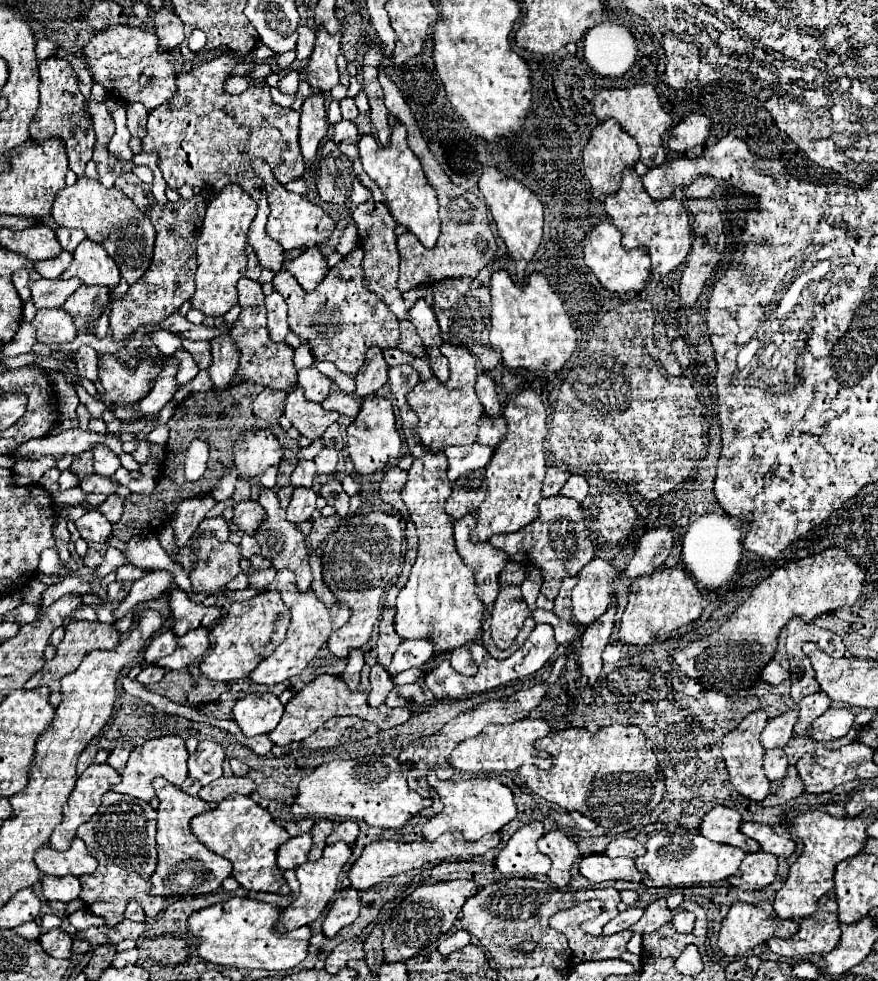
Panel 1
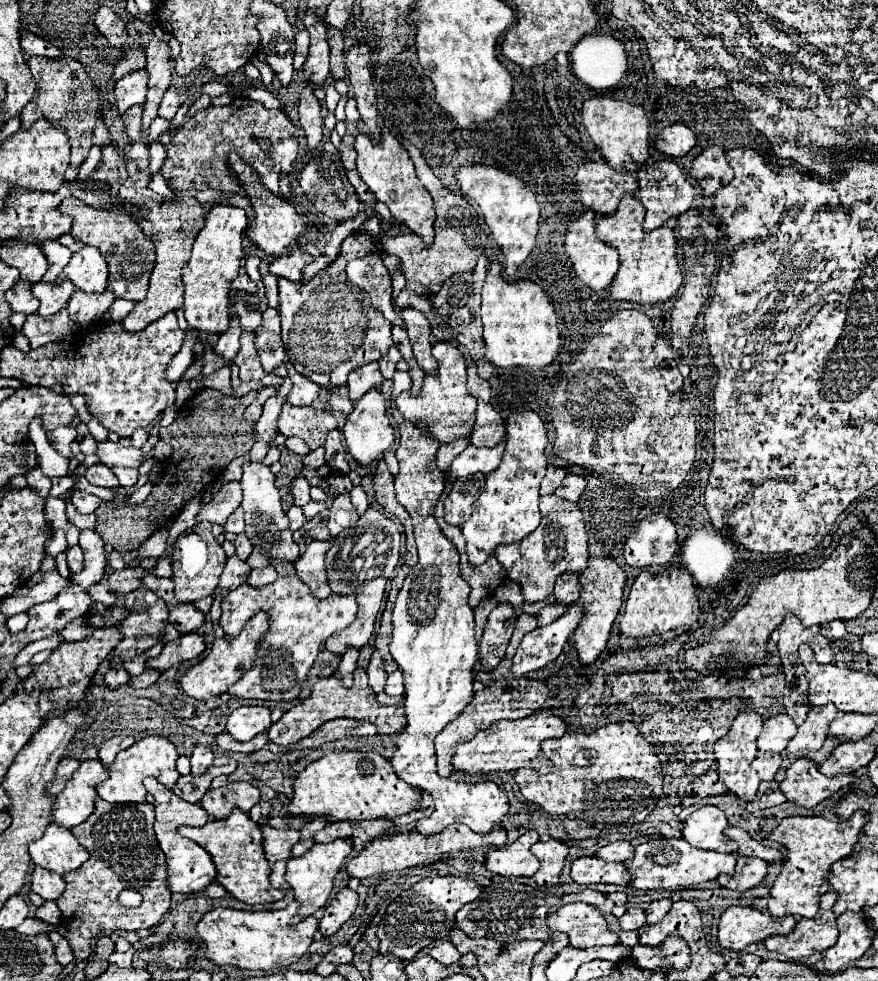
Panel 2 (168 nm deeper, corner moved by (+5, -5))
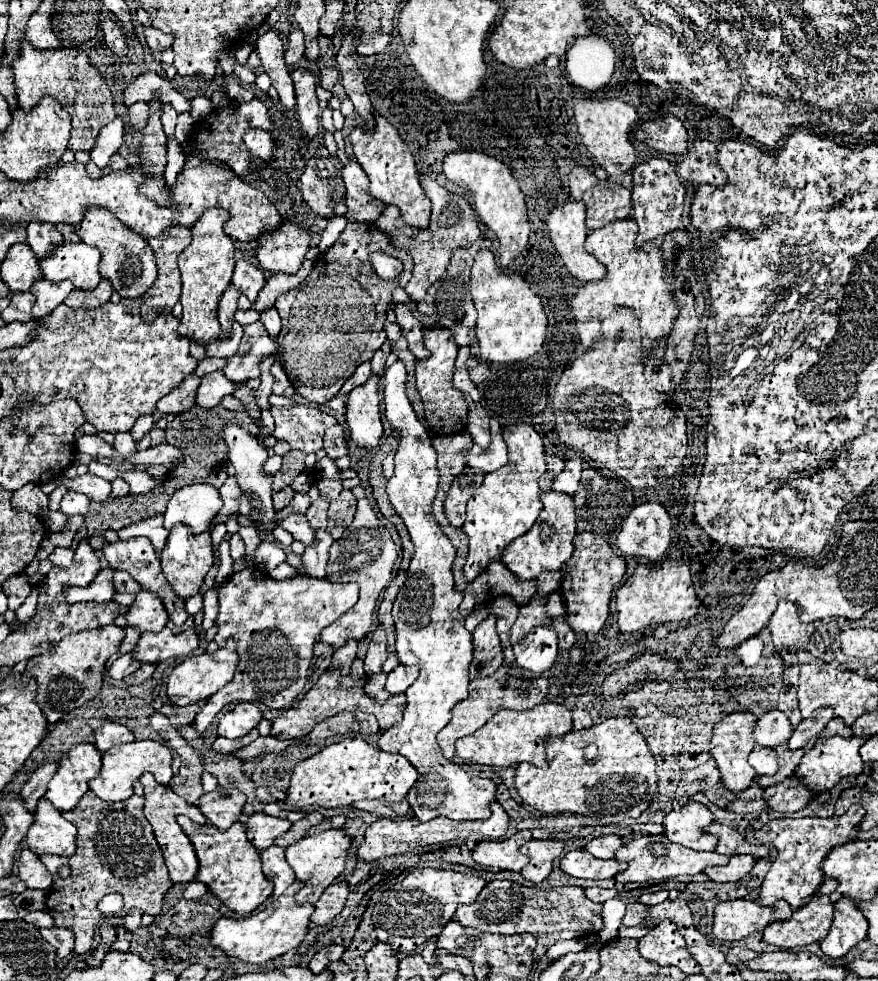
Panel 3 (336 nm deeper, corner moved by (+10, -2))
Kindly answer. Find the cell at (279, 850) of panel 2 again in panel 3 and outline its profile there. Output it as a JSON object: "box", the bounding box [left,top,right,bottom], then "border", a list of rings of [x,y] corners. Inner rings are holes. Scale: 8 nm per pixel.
{"box":[246,813,290,851],"border":[[[254,813],[250,817],[250,821],[246,823],[246,831],[248,831],[248,841],[258,849],[264,851],[270,845],[274,845],[274,839],[284,835],[290,827],[290,821],[286,819],[276,819],[276,817],[268,817],[266,813]]]}

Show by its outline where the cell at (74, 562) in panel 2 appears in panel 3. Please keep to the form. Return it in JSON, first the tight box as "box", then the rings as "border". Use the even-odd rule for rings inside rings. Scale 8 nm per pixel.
{"box":[48,547,74,567],"border":[[[56,547],[56,549],[50,553],[48,559],[50,559],[54,565],[58,565],[58,567],[68,567],[68,565],[72,565],[74,549],[70,549],[70,547],[66,547],[66,549]]]}

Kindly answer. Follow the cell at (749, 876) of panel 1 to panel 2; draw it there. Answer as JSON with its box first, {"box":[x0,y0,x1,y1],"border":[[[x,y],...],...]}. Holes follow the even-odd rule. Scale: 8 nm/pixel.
{"box":[717,856,767,892],"border":[[[739,856],[737,858],[737,866],[735,872],[731,876],[721,874],[717,876],[717,882],[723,888],[729,890],[739,890],[745,892],[749,888],[755,888],[767,874],[767,862],[759,860],[759,858],[747,858],[747,856]]]}

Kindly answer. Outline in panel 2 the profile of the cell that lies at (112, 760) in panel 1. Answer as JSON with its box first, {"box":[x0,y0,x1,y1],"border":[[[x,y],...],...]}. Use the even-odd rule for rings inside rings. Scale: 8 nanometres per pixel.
{"box":[99,736,135,766],"border":[[[113,736],[109,740],[105,740],[99,748],[99,760],[103,762],[103,766],[109,766],[113,762],[113,758],[117,756],[117,752],[129,748],[135,742],[133,736]]]}

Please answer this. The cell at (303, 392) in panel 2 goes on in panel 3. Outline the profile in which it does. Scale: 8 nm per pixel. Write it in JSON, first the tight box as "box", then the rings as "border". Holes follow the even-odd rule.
{"box":[272,361,296,397],"border":[[[278,361],[272,365],[272,375],[274,375],[274,379],[276,379],[276,385],[274,385],[274,395],[286,395],[286,397],[292,397],[292,395],[296,393],[294,385],[290,383],[288,375],[284,373],[284,369],[282,369],[282,365],[280,365]]]}

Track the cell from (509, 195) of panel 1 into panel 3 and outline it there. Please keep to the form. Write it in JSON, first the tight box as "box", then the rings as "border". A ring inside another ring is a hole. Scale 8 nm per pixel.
{"box":[442,151,530,266],"border":[[[462,151],[462,153],[450,153],[442,163],[442,171],[450,181],[464,183],[464,187],[470,193],[474,211],[478,213],[482,223],[496,233],[500,241],[501,266],[508,266],[514,257],[520,255],[522,247],[528,245],[528,235],[530,235],[524,193],[520,191],[520,185],[510,173],[510,169],[490,155],[478,151]]]}

